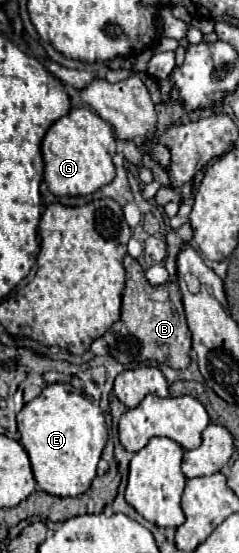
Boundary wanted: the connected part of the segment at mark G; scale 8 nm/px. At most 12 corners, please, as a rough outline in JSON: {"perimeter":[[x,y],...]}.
{"perimeter":[[72,108],[42,140],[44,182],[86,196],[114,178],[112,126]]}

